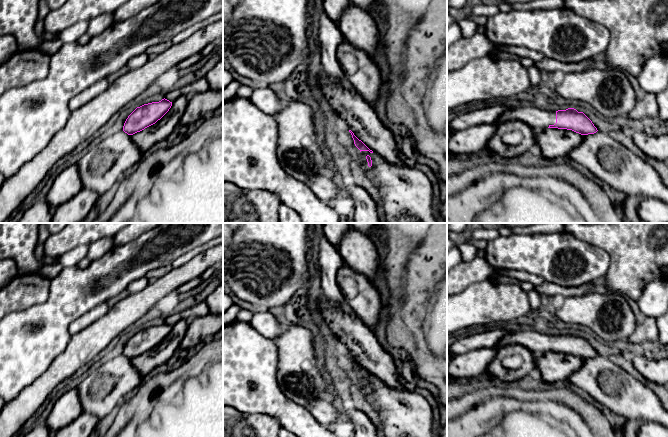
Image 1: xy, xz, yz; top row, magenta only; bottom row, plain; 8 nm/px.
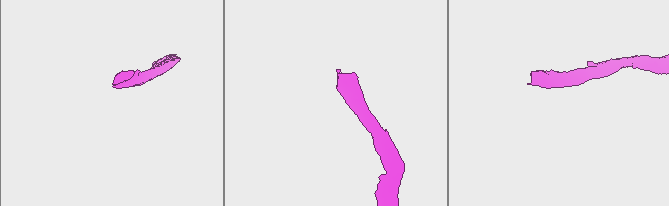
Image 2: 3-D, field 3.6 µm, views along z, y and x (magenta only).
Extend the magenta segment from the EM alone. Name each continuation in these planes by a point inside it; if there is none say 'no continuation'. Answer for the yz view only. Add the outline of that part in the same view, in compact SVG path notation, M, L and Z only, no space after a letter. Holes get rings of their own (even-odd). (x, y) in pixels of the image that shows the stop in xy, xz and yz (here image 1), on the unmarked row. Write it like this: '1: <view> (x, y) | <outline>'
1: yz (539, 343) | M530 328L519 329L507 333L495 346L500 349L510 344L521 345L535 354L538 358L556 347L556 336L537 332Z

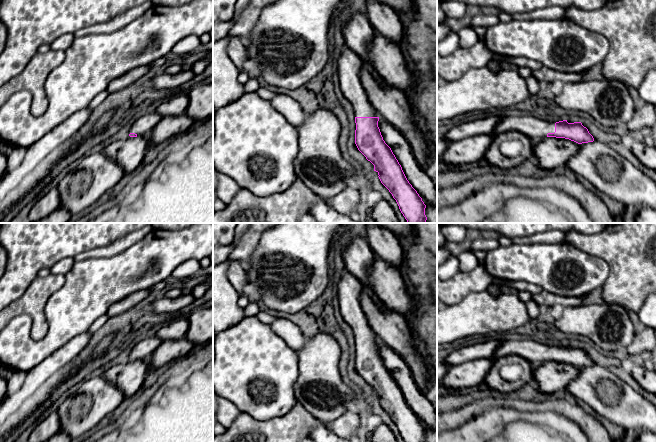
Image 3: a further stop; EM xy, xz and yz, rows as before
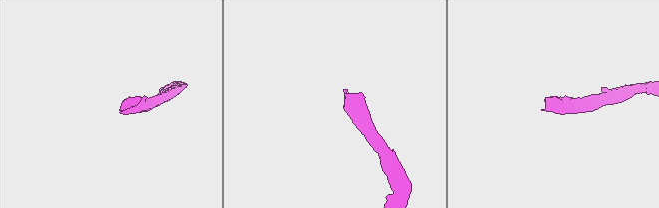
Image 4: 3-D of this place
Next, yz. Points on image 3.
1: yz (536, 353) | M529 338L508 339L503 341L491 358L495 361L507 355L520 356L528 361L533 368L536 368L545 363L548 357L555 356L555 347Z

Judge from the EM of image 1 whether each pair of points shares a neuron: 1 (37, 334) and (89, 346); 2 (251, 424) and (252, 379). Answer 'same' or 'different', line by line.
1: different
2: different

